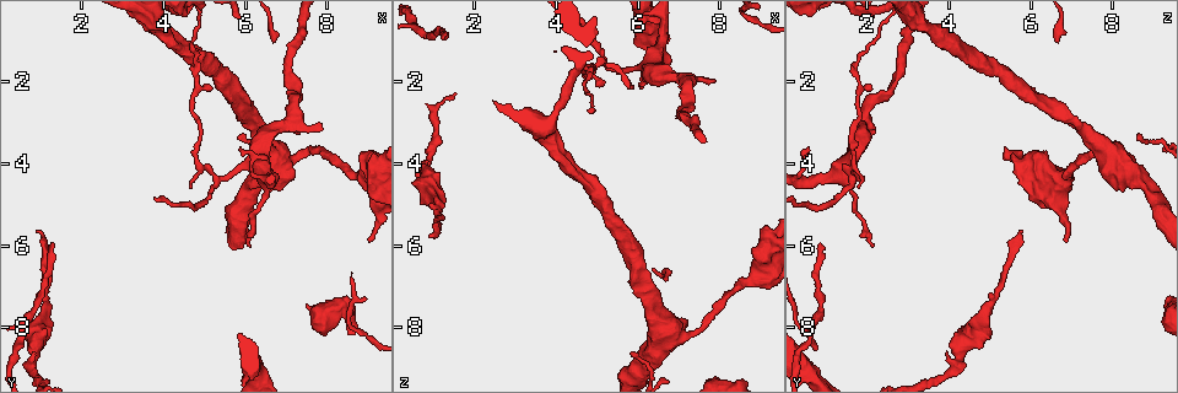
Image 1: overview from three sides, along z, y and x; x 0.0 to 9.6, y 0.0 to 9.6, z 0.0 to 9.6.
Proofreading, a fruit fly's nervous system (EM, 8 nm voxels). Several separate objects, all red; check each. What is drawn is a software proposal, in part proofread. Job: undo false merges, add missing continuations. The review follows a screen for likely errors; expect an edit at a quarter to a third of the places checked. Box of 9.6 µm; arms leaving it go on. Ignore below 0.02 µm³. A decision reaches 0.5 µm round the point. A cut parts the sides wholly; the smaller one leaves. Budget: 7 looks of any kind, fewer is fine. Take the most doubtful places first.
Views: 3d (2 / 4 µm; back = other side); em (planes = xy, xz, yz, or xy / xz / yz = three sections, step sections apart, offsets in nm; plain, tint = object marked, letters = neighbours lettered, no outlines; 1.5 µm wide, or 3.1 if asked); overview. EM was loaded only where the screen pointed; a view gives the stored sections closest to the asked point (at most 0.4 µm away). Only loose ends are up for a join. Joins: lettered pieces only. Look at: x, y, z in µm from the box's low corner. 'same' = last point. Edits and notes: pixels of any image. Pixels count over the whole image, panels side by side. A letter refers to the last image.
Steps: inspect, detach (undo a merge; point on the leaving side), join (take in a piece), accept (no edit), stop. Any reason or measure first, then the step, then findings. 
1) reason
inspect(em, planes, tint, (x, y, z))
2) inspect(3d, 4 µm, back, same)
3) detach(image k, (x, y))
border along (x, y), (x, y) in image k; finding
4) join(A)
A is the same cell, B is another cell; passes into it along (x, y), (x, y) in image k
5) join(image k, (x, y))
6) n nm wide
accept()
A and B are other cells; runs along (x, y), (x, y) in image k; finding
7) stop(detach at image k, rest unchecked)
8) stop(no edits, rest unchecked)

inspect(3d, 2 µm, (0.80, 8.45, 4.20))

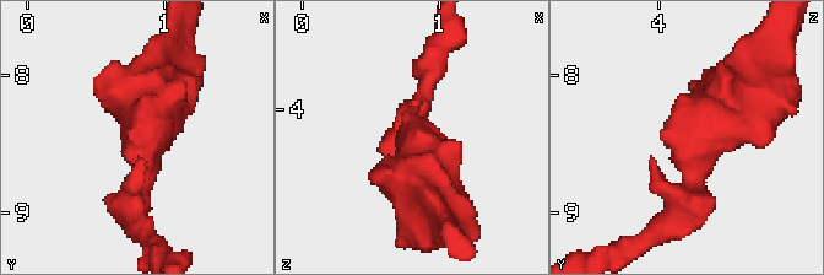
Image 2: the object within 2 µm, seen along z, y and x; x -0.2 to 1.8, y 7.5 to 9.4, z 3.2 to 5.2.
arms of 200, 300 nm
inspect(em, xy, step 8, tint, (0.82, 8.48, 4.26))

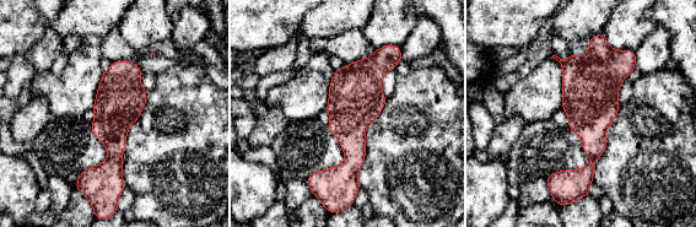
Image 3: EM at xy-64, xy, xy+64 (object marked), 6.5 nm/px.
cut it another way
inspect(em, planes, letters, same)

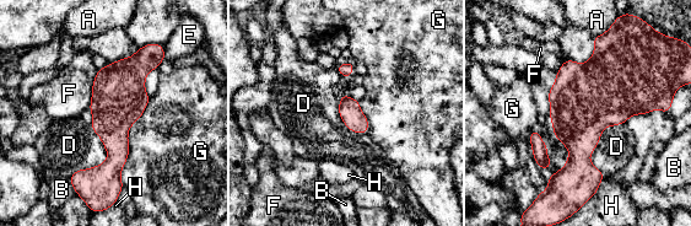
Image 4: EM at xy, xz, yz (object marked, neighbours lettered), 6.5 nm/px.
accept()
A, B, D, E, F, G and H are other cells; all the same cell

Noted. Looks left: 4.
arms part here
inspect(3d, 2 µm, back, (7.05, 3.00, 1.95))

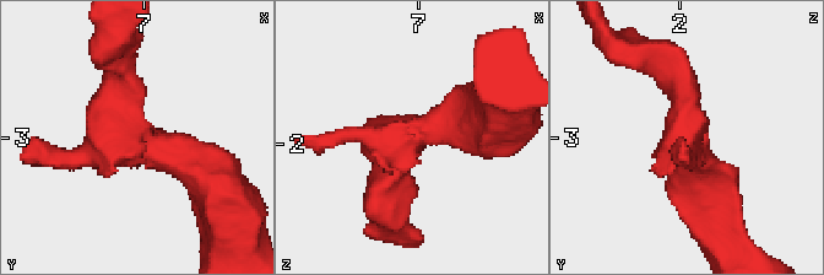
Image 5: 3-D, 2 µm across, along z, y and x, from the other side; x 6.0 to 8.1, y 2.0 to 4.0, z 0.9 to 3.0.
inspect(em, planes, tint, (7.08, 2.94, 1.94))

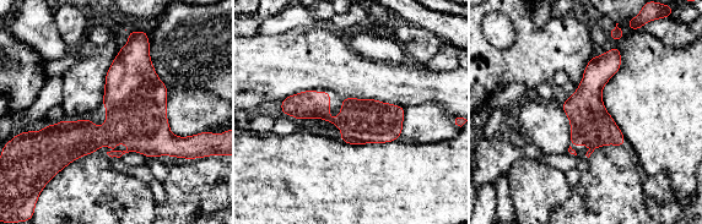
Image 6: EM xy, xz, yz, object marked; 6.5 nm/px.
what lies round it
inspect(em, planes, letters, same)

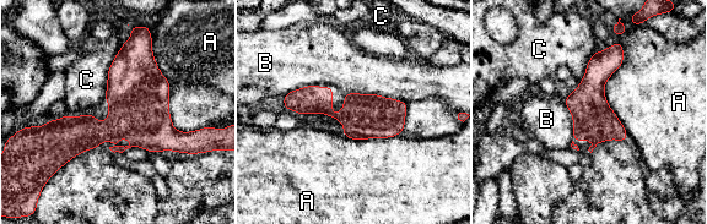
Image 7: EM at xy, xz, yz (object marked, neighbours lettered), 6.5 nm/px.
accept()
A, B and C are other cells; border along (122, 45), (111, 64), (102, 99) in image 7; continuous, no second cell

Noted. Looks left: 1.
stop(no edits, rest unchecked)

